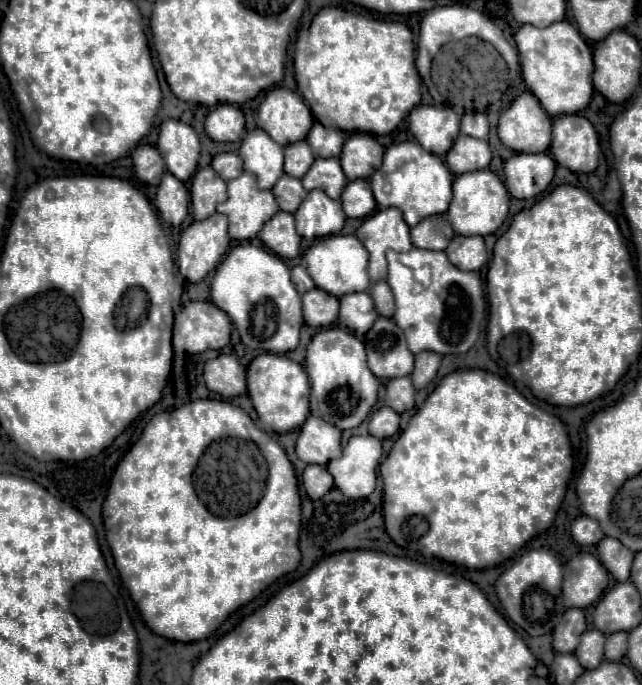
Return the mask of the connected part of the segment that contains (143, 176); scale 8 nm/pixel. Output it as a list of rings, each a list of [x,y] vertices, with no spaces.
[[[143,143],[131,153],[131,157],[133,157],[137,177],[149,185],[157,185],[165,171],[165,163],[163,163],[163,157],[159,155],[159,151],[153,145]]]

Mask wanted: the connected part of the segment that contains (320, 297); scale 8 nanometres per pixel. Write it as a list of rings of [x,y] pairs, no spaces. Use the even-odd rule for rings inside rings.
[[[311,289],[303,295],[303,317],[311,327],[327,327],[337,319],[339,299],[323,289]]]

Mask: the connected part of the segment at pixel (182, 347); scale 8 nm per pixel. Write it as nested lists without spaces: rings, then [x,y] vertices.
[[[191,301],[183,305],[181,311],[175,315],[172,347],[173,360],[184,360],[184,372],[186,374],[186,359],[196,353],[203,353],[207,349],[223,349],[231,339],[231,321],[225,311],[219,311],[211,301]]]

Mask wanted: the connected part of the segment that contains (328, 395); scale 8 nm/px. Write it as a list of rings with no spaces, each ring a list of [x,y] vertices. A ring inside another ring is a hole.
[[[331,327],[315,333],[307,345],[305,371],[311,383],[311,413],[335,423],[339,429],[359,427],[377,401],[379,381],[367,367],[363,343],[345,329]]]

